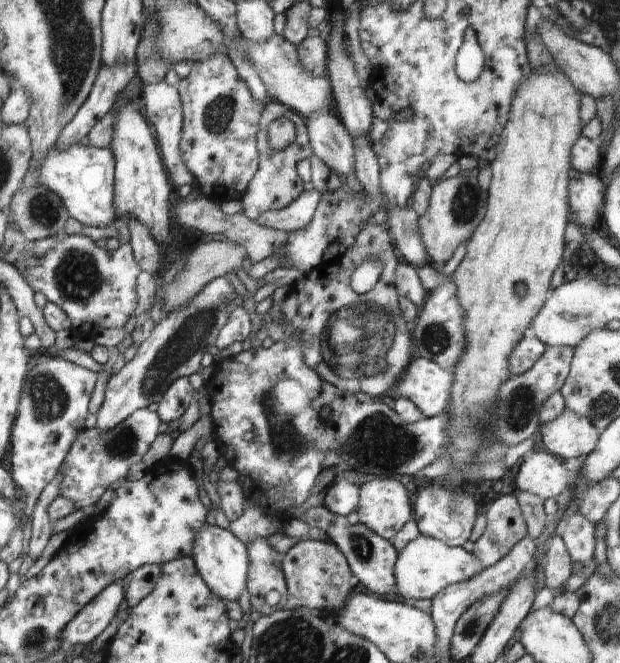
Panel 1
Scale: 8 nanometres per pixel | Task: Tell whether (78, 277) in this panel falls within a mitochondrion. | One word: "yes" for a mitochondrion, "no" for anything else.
yes

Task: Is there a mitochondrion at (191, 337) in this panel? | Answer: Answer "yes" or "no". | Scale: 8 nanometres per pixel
yes

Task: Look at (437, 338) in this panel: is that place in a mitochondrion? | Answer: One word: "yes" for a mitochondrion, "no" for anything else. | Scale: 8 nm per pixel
yes

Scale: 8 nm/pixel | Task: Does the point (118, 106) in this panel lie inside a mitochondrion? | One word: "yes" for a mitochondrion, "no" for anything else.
no

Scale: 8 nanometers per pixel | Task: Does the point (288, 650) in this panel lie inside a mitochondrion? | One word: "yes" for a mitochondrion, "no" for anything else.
yes

